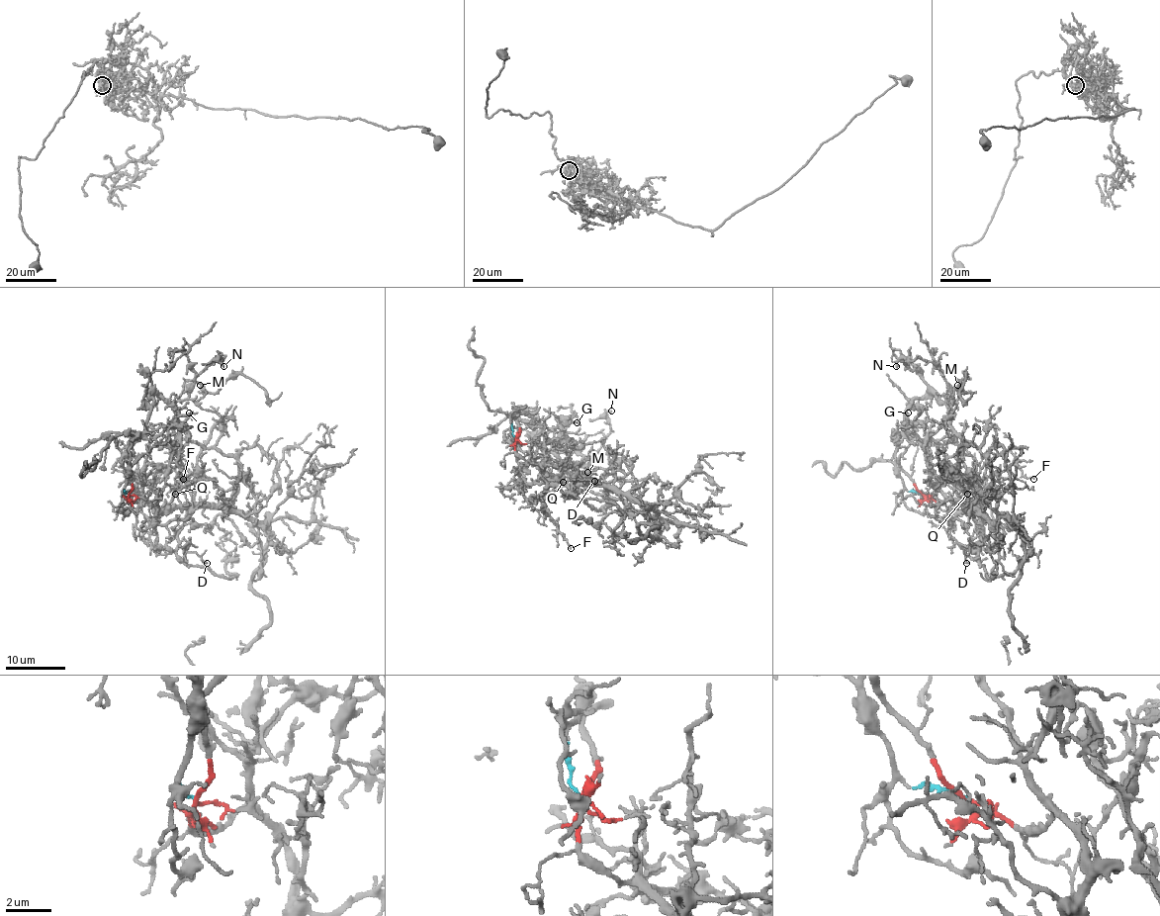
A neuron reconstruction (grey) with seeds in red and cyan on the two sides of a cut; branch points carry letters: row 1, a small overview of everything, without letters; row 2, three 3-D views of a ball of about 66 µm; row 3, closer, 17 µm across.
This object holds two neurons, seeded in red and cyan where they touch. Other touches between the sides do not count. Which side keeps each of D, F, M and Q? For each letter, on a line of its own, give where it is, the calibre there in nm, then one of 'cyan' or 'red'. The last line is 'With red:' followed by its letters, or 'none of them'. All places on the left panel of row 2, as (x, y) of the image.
D: place (207, 563); calibre 190 nm; red
F: place (183, 479); calibre 120 nm; red
M: place (200, 385); calibre 130 nm; cyan
Q: place (175, 494); calibre 130 nm; red
With red: D, F, Q

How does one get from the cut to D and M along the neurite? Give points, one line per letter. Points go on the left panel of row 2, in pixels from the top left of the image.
D: (128, 493), (128, 501), (144, 498), (159, 512), (153, 547), (168, 547), (182, 558), (195, 552), (208, 562)
M: (128, 493), (134, 437), (129, 433), (144, 431), (151, 394), (197, 402), (206, 393), (200, 385)

